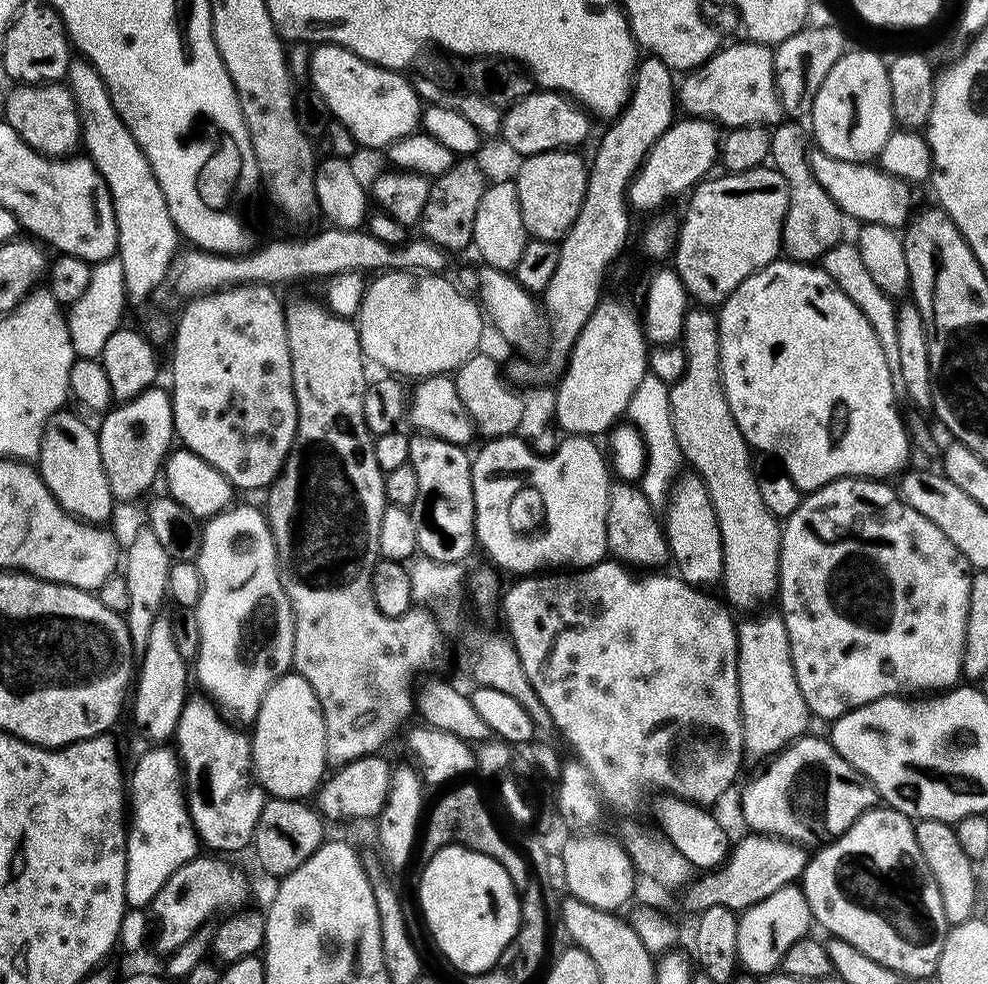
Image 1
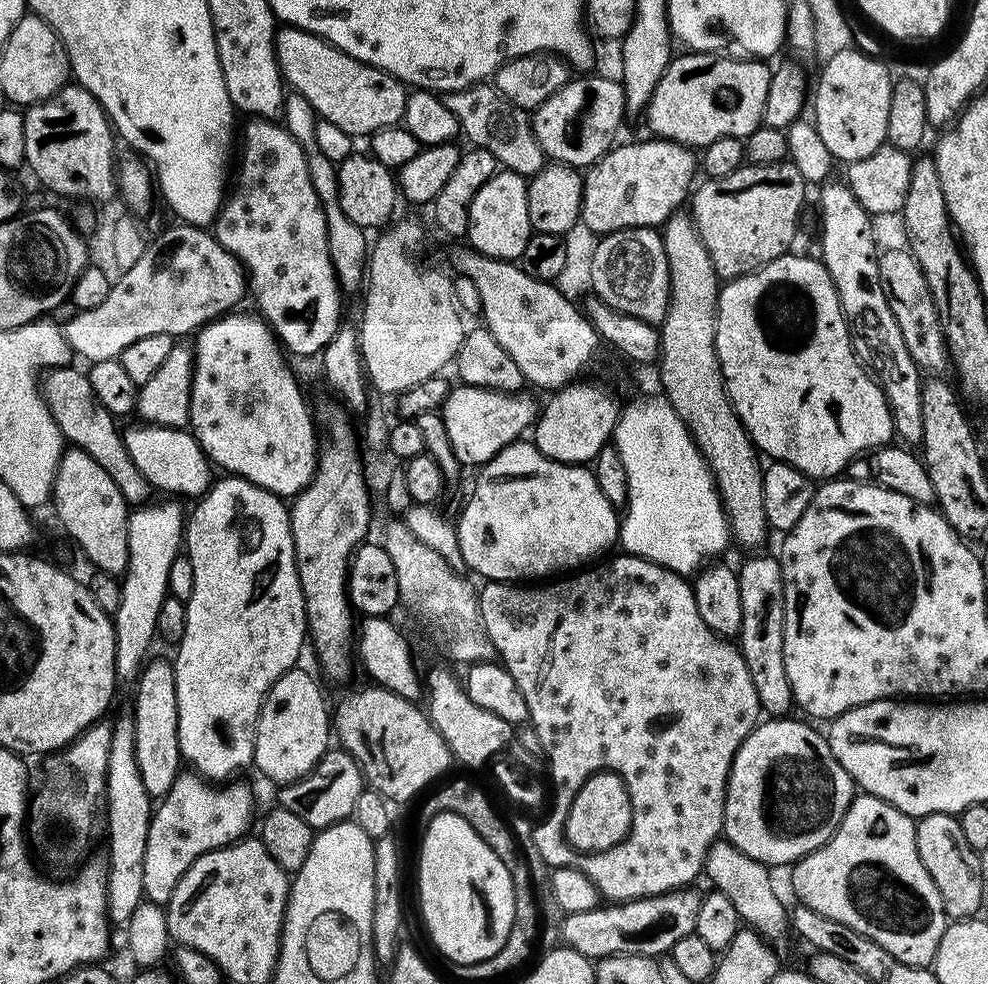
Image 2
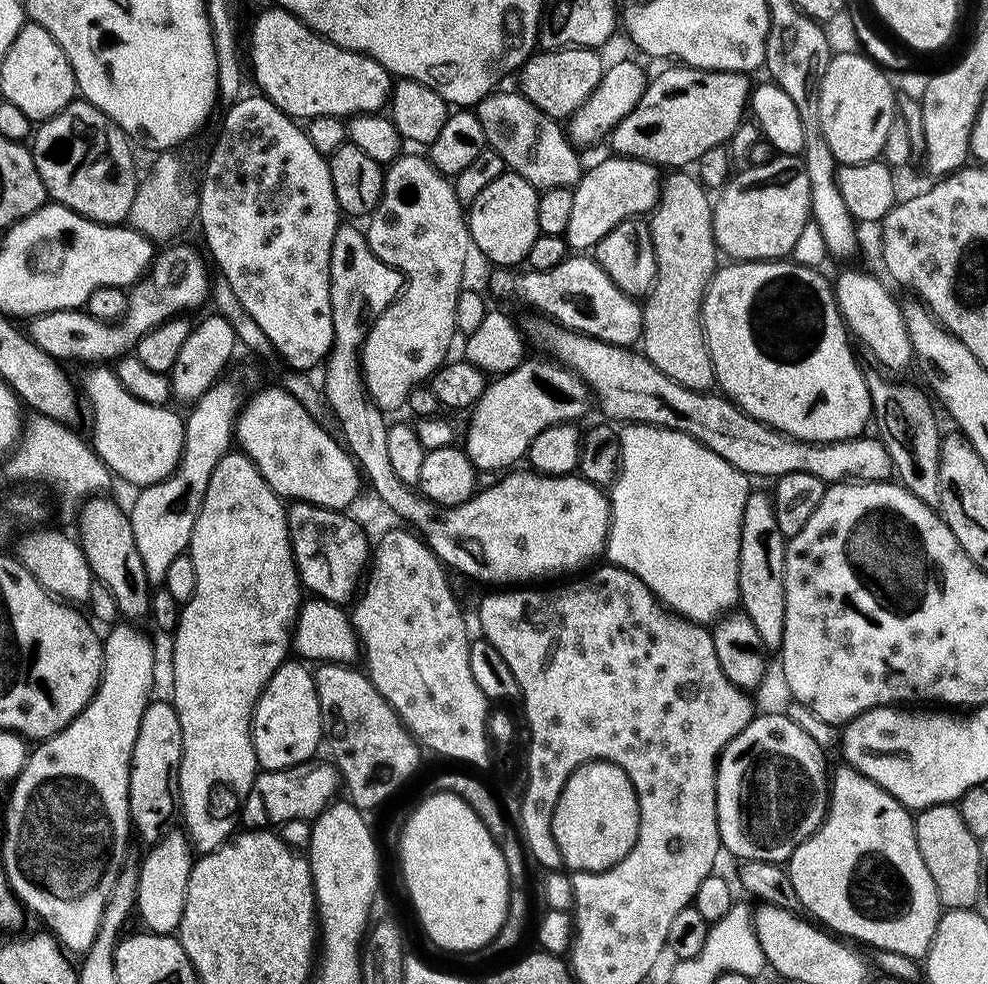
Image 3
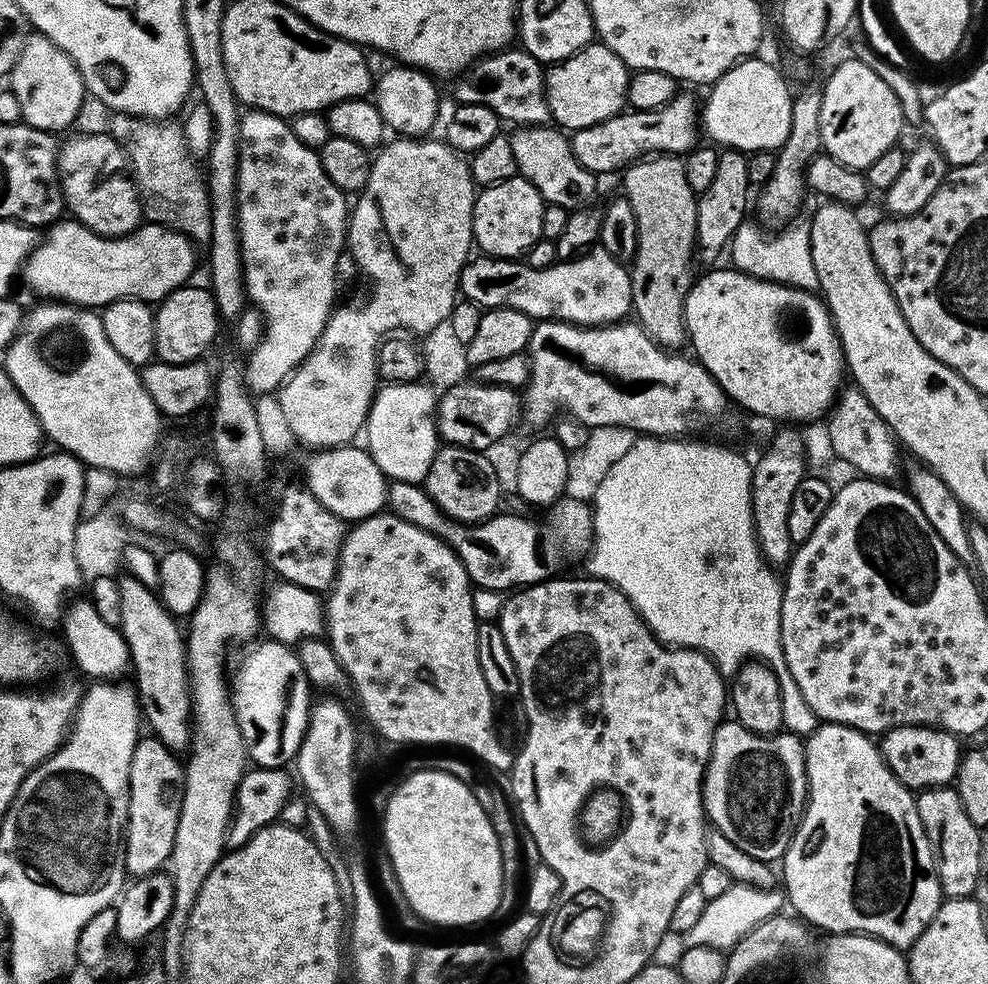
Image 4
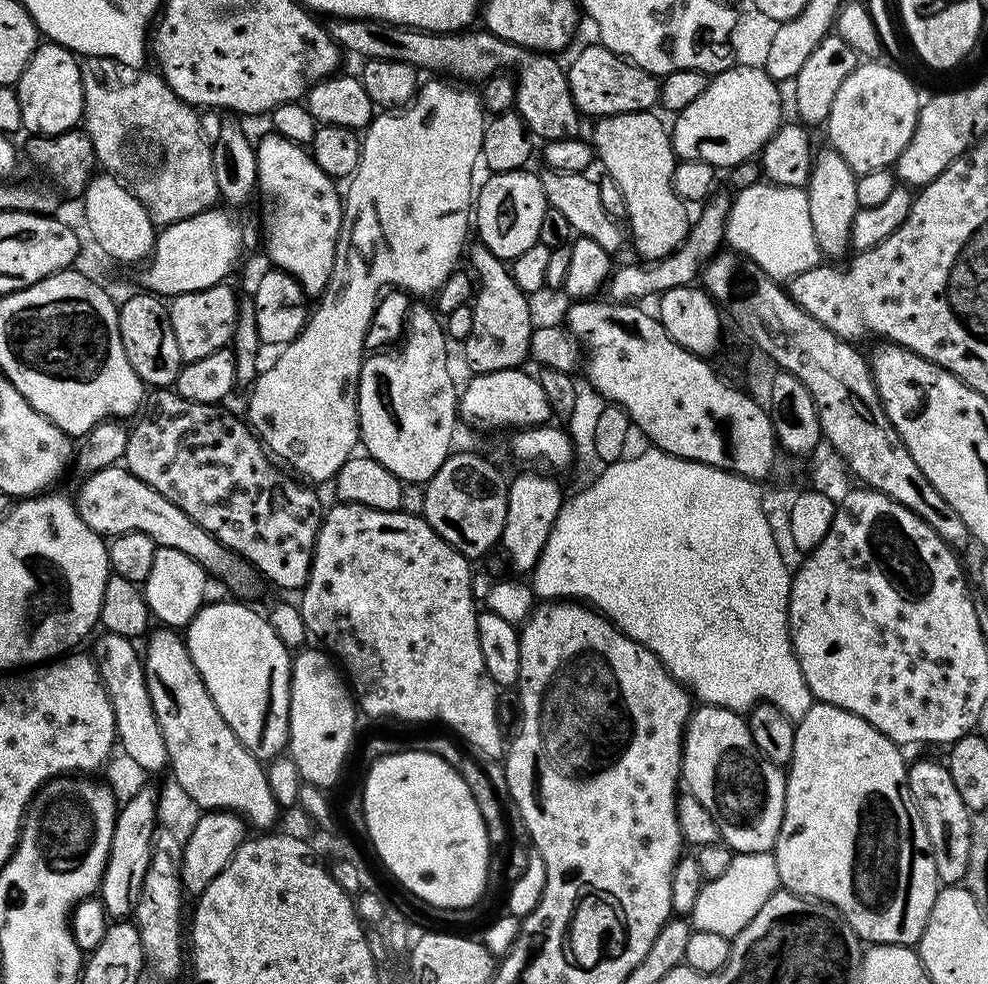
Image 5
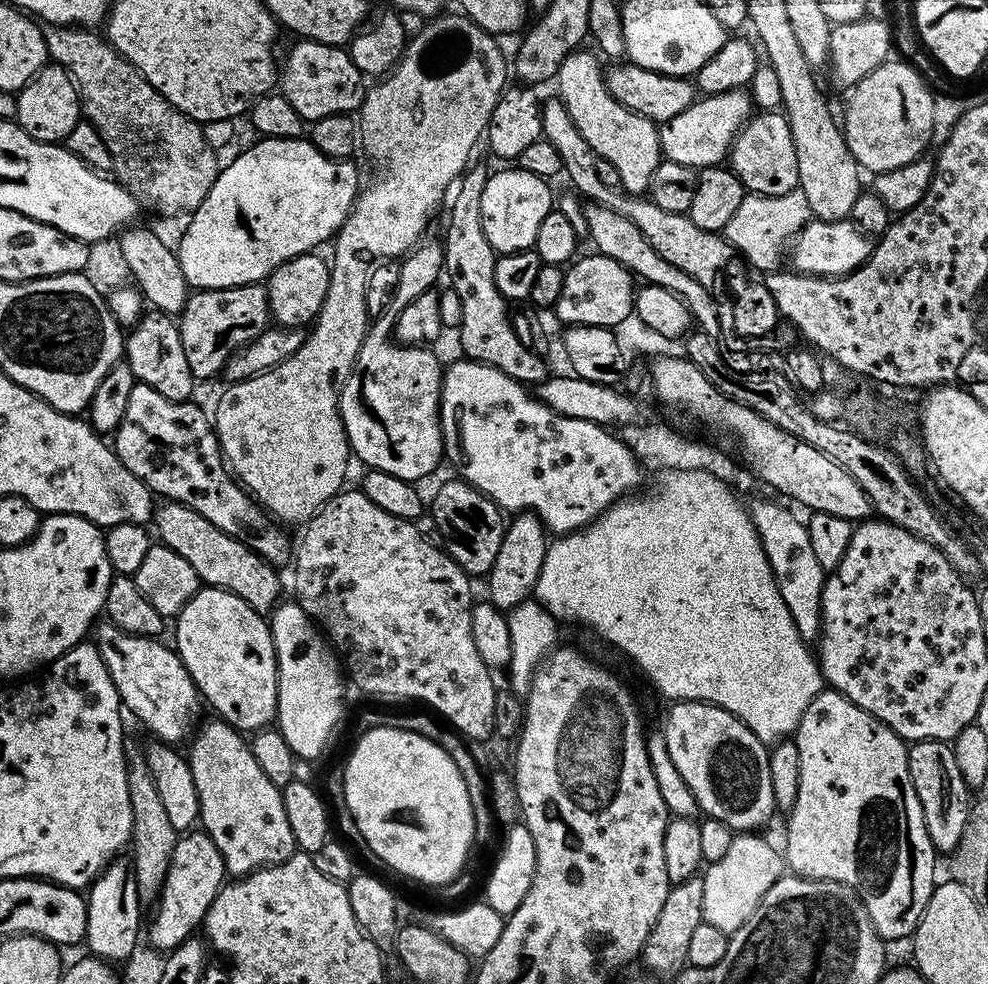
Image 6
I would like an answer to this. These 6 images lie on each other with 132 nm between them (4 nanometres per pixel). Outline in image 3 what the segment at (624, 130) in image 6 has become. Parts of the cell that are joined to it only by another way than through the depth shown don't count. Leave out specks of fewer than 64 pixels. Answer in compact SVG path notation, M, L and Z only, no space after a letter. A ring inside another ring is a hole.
M672 170L663 177L656 207L652 209L650 219L647 221L649 236L654 242L656 277L652 289L642 304L644 309L642 314L644 329L640 335L642 351L651 364L658 366L658 370L666 374L666 378L674 378L674 382L699 392L707 392L716 384L716 371L710 358L708 340L704 336L704 321L700 319L704 295L718 267L712 205L709 189L705 188L691 171Z

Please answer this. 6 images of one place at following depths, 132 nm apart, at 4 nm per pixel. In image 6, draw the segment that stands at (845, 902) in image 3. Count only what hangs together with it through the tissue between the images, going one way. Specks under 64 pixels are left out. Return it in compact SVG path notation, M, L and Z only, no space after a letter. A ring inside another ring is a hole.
M831 690L819 692L814 698L814 702L810 702L810 706L806 706L806 714L802 714L800 724L794 733L794 739L798 746L800 777L798 778L798 798L794 802L792 811L786 816L788 829L784 832L784 848L782 844L782 860L787 871L793 876L805 876L811 880L833 880L850 886L850 890L854 890L858 894L862 906L866 906L866 914L870 914L870 922L881 940L891 942L891 940L900 940L903 936L911 937L919 926L922 914L930 902L932 889L938 883L938 877L936 877L938 853L930 842L930 834L926 834L922 806L918 802L918 794L914 794L914 782L910 782L908 744L878 718L874 718L866 710L854 706L854 702L850 702L842 693Z

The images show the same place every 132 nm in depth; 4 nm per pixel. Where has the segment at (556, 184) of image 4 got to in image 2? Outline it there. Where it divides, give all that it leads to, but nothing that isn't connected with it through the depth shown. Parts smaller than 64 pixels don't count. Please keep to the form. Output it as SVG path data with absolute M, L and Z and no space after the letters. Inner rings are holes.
M495 87L488 89L476 100L476 112L456 112L460 123L460 131L466 137L468 144L490 150L494 154L497 165L503 166L507 171L516 172L525 178L531 178L544 169L546 157L538 138L532 129L529 113L523 108L514 106Z

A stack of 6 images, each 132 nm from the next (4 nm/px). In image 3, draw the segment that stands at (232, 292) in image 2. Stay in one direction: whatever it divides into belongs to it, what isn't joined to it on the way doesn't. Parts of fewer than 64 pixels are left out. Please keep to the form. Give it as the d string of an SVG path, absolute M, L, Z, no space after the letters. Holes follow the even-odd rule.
M173 243L171 246L173 248L168 248L164 253L157 255L155 259L152 261L152 267L148 269L147 272L144 273L144 276L138 281L137 284L133 284L130 291L128 292L128 308L124 311L124 315L120 317L118 322L109 322L106 320L95 320L93 316L89 316L87 311L84 310L73 310L71 308L67 308L66 310L54 310L53 312L47 312L46 314L42 314L41 316L33 316L31 319L27 321L26 331L28 336L32 339L34 343L38 345L42 350L46 350L46 354L50 354L56 360L61 362L69 362L68 360L96 360L92 362L112 362L117 358L131 353L133 349L136 347L136 343L142 338L142 334L146 334L151 330L154 326L158 326L162 322L166 322L170 319L171 316L178 316L181 314L191 313L191 308L196 308L200 303L207 301L210 296L210 275L208 276L208 268L209 265L206 263L205 257L195 252L194 249L191 248L188 244L176 244Z

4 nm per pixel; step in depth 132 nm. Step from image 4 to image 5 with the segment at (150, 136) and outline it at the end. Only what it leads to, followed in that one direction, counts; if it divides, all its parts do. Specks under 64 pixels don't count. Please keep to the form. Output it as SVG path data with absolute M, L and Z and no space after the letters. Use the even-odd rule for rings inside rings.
M85 67L83 69L83 73L84 73L84 118L82 121L82 128L83 128L83 131L88 133L88 137L91 138L91 140L94 142L94 154L96 155L97 165L99 165L99 167L103 169L103 171L107 173L107 175L114 176L116 177L117 180L120 181L121 184L125 184L125 186L127 186L127 188L129 188L130 191L132 191L132 194L134 196L137 196L142 201L142 203L144 203L144 208L147 210L149 218L151 218L152 223L157 226L163 226L165 224L173 224L174 222L182 222L186 218L194 218L195 216L197 216L198 214L202 214L203 212L211 212L213 211L213 209L217 207L216 202L218 203L221 197L220 197L219 190L218 190L217 179L215 178L215 174L214 174L214 158L212 157L213 145L208 142L206 137L203 136L202 126L200 125L201 113L197 111L197 109L193 107L193 105L187 104L185 100L180 100L178 98L178 94L174 94L174 90L170 90L170 86L168 85L167 82L164 81L164 78L163 76L160 75L159 71L152 70L152 72L144 72L144 73L143 72L144 71L141 71L139 74L136 74L136 75L141 74L141 76L136 76L133 78L133 80L126 81L125 84L111 84L110 81L104 80L104 76L102 73L95 72L94 69L88 68L88 67Z

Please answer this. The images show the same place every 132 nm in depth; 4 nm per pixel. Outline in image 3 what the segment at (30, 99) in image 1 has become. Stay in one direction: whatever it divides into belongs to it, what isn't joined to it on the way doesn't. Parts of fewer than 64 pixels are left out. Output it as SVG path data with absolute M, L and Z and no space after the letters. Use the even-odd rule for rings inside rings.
M77 98L58 114L43 121L31 133L30 147L34 166L46 186L49 197L55 203L65 204L78 215L96 220L100 224L124 224L127 221L138 183L136 160L132 157L133 145L124 131L105 112L98 110L87 100Z

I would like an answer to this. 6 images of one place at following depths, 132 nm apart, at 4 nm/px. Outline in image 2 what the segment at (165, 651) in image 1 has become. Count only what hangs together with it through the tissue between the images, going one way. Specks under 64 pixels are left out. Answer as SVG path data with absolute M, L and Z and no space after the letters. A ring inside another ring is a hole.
M154 660L145 663L135 683L136 705L131 705L130 711L134 718L134 748L142 784L146 786L149 796L163 798L182 771L178 742L178 694L175 667L169 661L167 664L164 660Z

